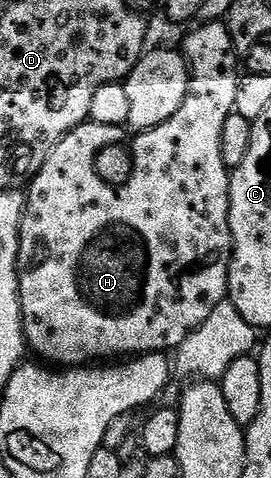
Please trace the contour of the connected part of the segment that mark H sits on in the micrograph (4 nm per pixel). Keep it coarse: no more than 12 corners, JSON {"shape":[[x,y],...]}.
{"shape":[[227,23],[133,139],[63,133],[27,185],[24,338],[49,365],[175,350],[227,297]]}

